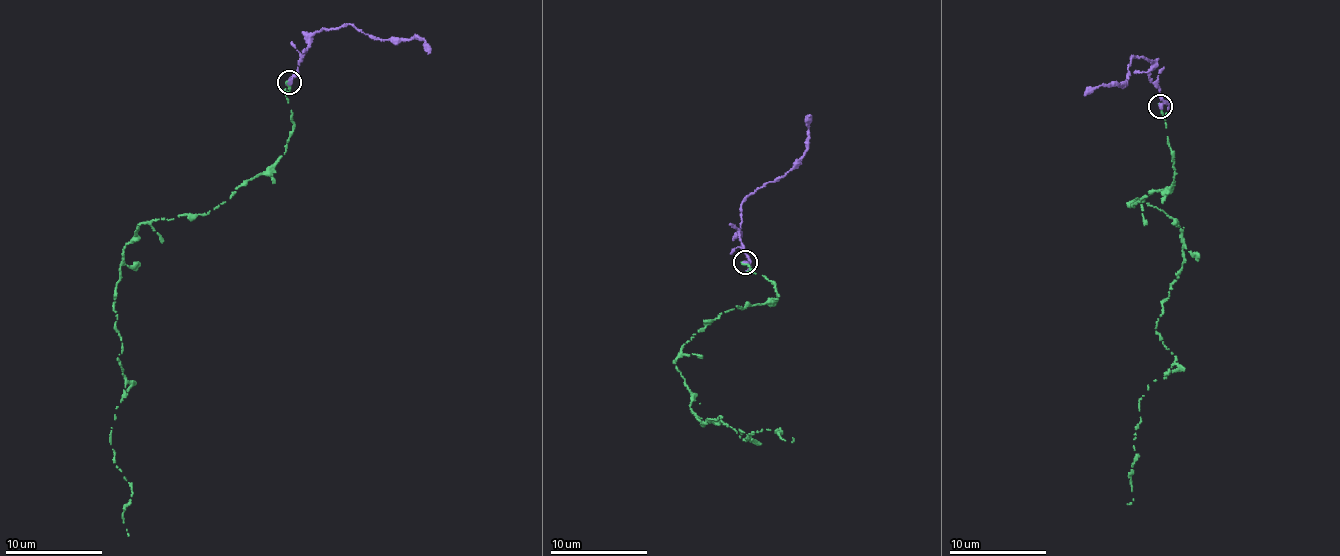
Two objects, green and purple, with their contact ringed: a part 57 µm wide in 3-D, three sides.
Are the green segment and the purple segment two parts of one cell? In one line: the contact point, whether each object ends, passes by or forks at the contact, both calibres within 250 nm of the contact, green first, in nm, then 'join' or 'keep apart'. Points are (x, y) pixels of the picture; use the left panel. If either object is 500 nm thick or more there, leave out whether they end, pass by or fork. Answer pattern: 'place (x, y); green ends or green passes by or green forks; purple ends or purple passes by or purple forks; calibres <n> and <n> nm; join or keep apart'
place (289, 82); green ends; purple passes by; calibres 280 and 240 nm; join

